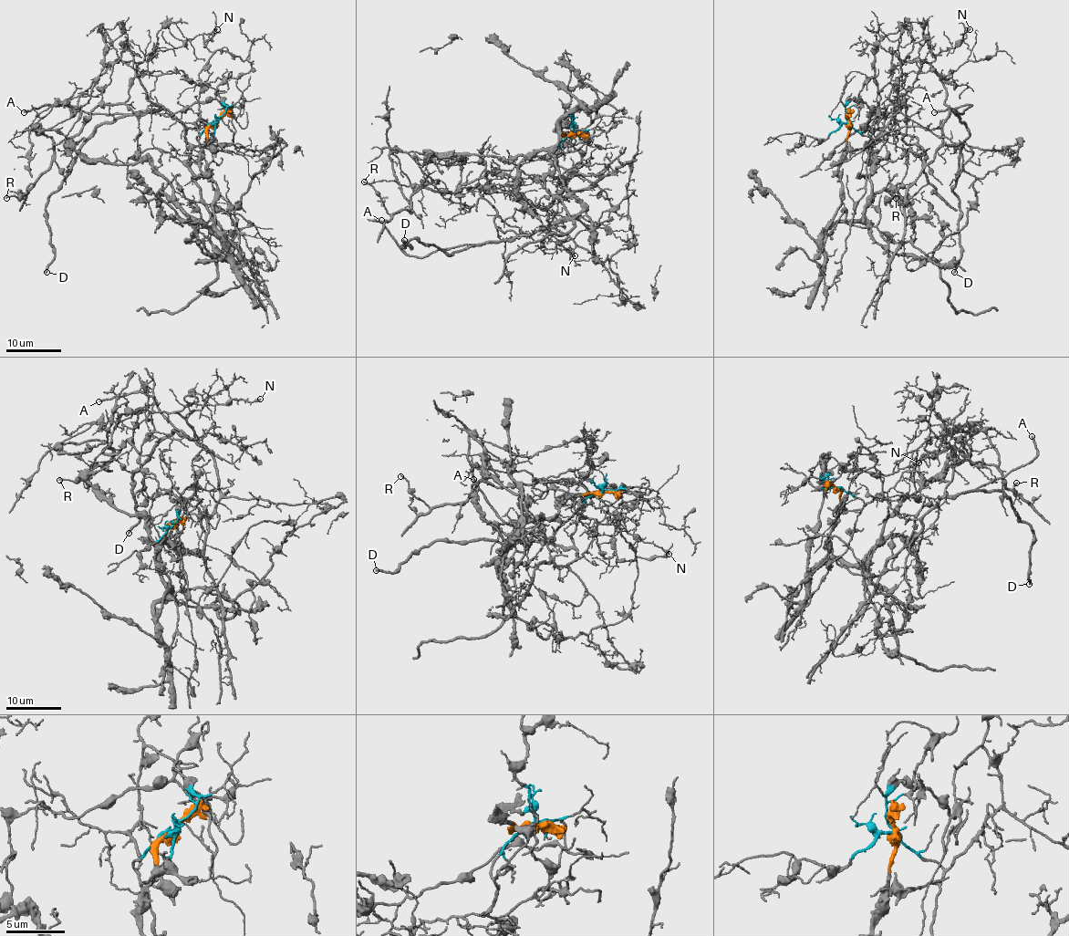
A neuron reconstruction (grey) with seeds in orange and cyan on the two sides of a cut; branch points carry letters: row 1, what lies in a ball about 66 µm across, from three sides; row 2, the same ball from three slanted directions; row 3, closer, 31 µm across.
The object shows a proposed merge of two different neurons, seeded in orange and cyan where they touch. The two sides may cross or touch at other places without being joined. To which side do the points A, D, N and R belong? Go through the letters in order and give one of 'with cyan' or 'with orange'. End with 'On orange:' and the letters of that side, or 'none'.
A: with cyan
D: with cyan
N: with cyan
R: with cyan
On orange: none

